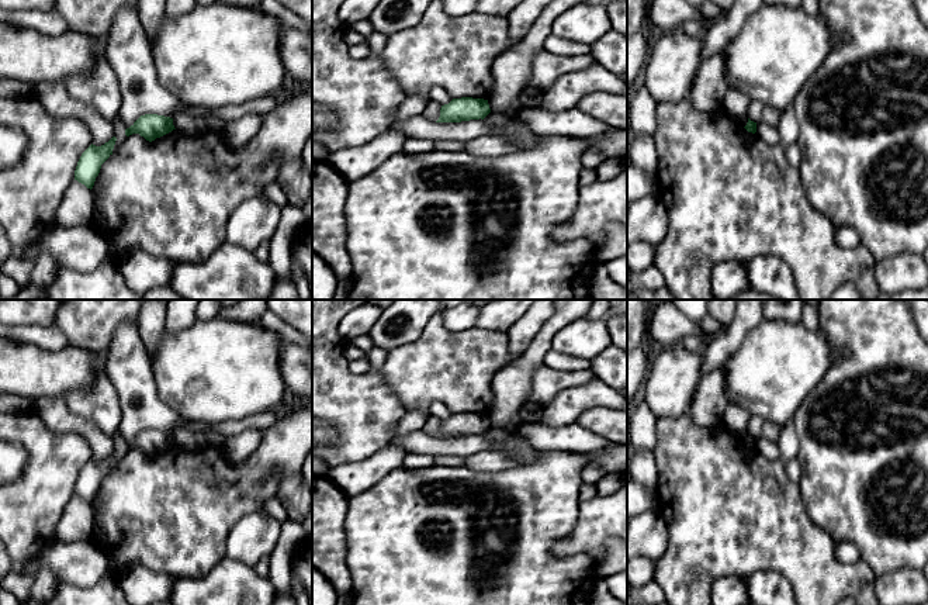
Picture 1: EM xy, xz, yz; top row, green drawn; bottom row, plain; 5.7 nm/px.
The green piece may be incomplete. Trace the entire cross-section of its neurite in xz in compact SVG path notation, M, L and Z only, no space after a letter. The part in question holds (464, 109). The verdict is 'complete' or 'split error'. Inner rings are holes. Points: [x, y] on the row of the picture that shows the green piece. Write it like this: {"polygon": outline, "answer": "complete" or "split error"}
{"polygon": "M472 97L453 98L449 104L442 106L440 117L436 122L484 120L489 113L488 100Z", "answer": "complete"}

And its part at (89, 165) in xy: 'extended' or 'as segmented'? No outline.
as segmented

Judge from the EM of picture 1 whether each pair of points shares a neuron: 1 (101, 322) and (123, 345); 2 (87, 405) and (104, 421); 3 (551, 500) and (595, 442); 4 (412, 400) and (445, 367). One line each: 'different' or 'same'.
1: different
2: same
3: different
4: same

